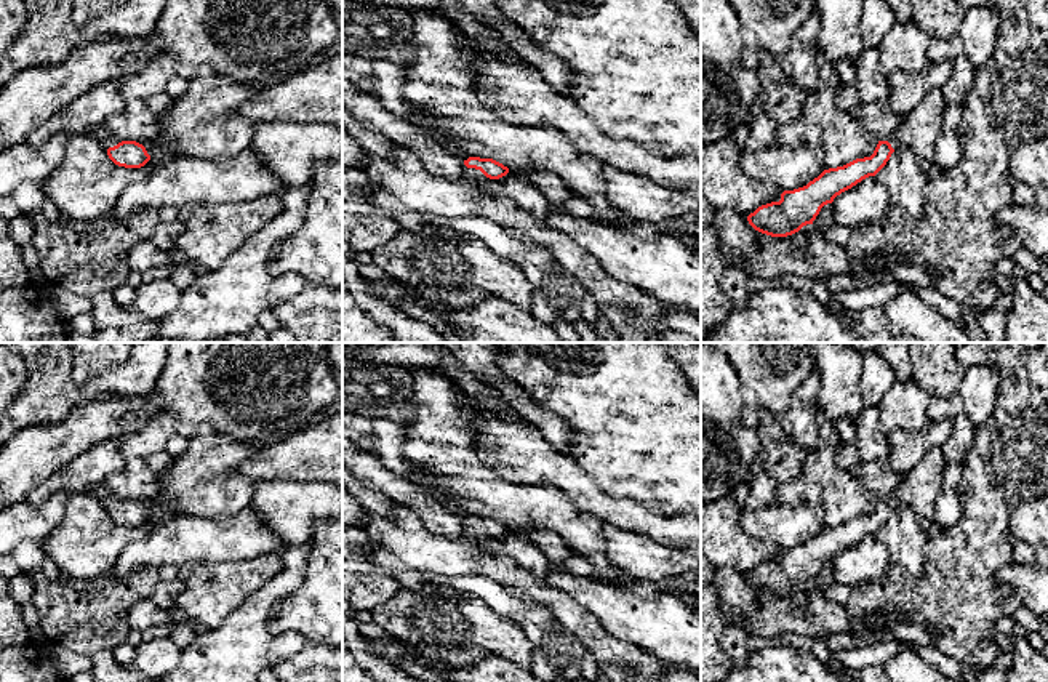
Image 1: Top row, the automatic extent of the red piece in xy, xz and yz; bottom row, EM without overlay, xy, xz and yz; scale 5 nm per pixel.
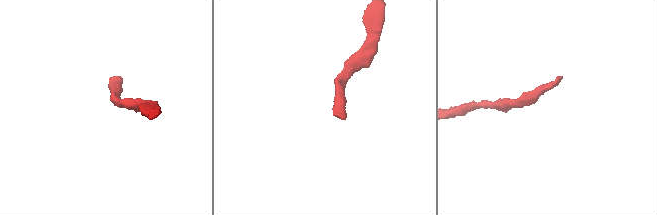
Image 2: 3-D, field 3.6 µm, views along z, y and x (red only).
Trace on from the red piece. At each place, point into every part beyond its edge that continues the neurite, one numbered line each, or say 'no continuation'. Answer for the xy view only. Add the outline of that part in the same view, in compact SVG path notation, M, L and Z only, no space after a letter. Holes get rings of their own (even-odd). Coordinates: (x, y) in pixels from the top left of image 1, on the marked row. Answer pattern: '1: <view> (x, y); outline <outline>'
1: xy (100, 132); outline M104 123L96 125L90 134L93 134L106 149L120 142L107 131Z

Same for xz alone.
1: xz (400, 183); outline M392 142L389 154L370 154L358 171L373 186L371 203L392 216L414 211L440 216L446 223L478 216L522 231L542 245L566 274L581 282L619 343L646 343L653 335L669 330L669 307L664 303L610 277L574 240L541 223L514 199L485 194L482 187L488 178L480 170L466 166L458 179L440 178L430 175L408 149Z

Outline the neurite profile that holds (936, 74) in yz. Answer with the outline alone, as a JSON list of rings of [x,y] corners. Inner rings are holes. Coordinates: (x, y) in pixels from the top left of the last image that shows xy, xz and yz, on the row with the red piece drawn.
[[[930,62],[923,72],[896,70],[888,77],[888,107],[899,117],[914,110],[931,88],[942,88],[952,74],[952,62]]]

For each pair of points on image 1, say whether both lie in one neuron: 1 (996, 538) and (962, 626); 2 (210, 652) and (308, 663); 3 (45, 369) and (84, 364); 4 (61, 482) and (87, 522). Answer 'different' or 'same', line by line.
1: same
2: different
3: different
4: different

